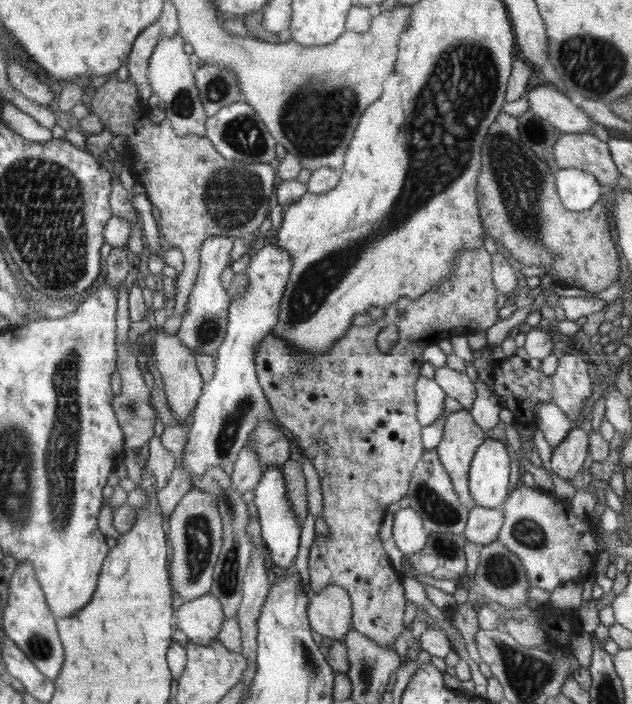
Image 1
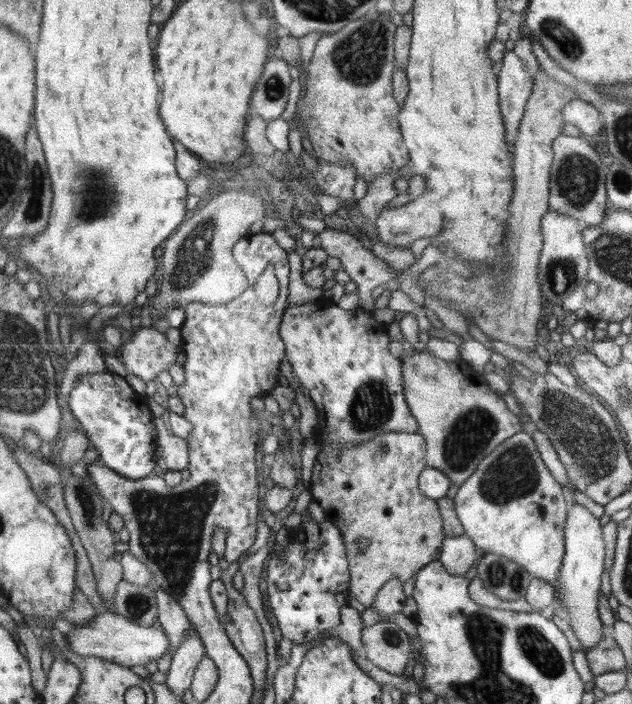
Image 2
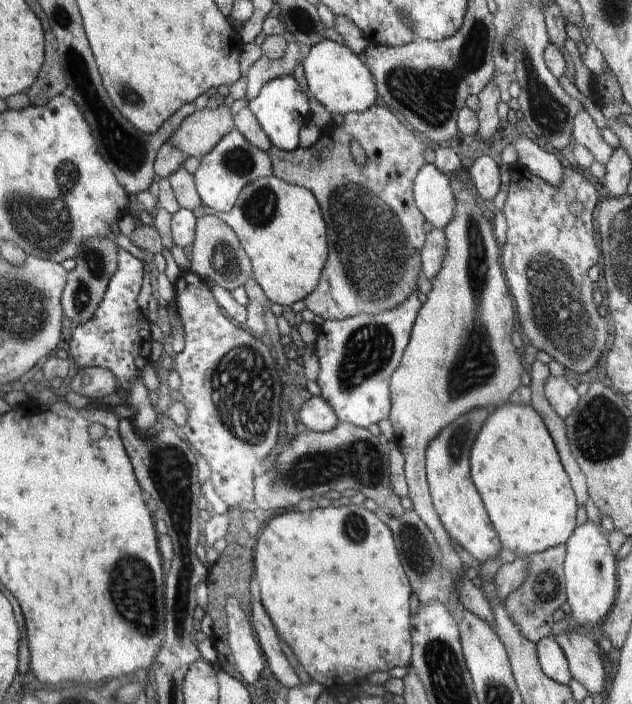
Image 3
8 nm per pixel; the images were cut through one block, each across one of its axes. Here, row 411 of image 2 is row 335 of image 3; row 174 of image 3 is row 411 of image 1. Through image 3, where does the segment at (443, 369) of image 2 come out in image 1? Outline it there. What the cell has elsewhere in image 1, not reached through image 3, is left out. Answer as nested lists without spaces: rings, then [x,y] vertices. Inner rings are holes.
[[[461,409],[447,414],[440,444],[435,448],[440,463],[442,463],[444,468],[448,471],[453,484],[453,489],[459,496],[461,503],[468,510],[476,506],[469,491],[469,468],[477,448],[485,441],[485,439],[485,433],[475,423],[475,420],[469,411]]]

